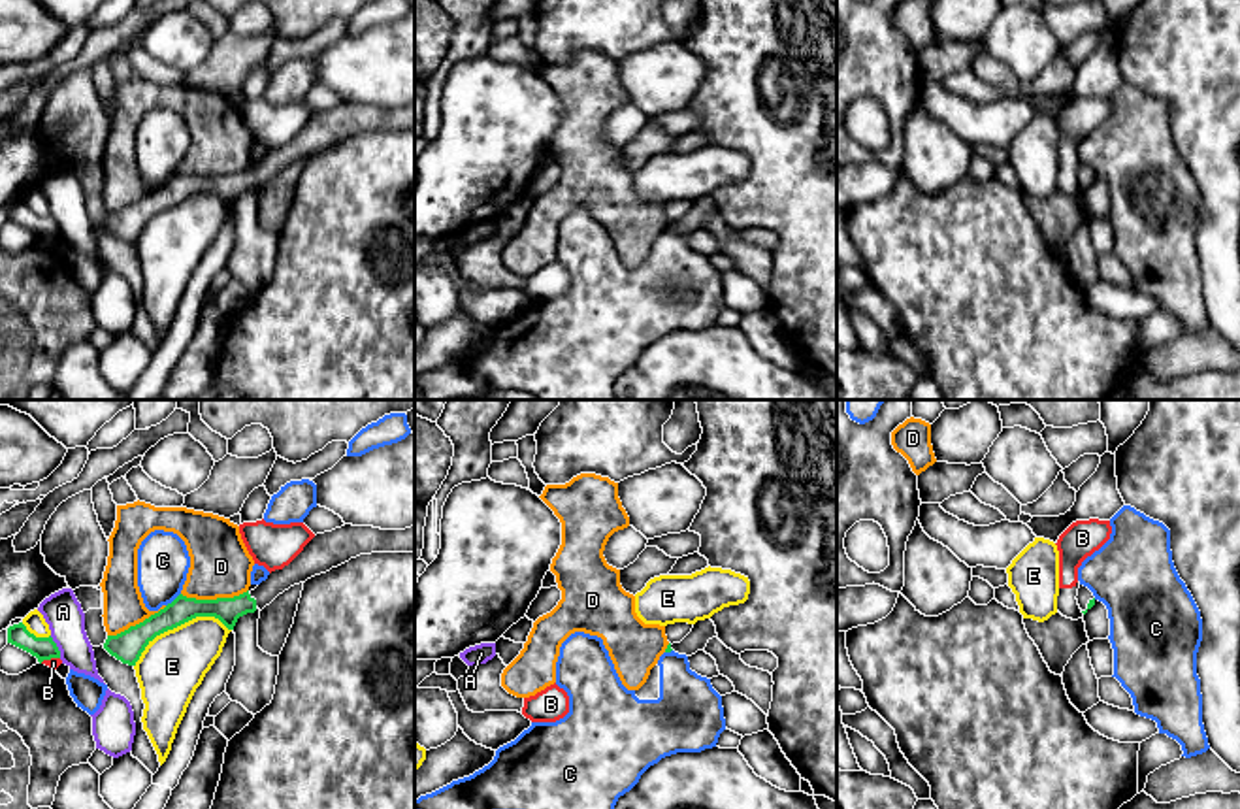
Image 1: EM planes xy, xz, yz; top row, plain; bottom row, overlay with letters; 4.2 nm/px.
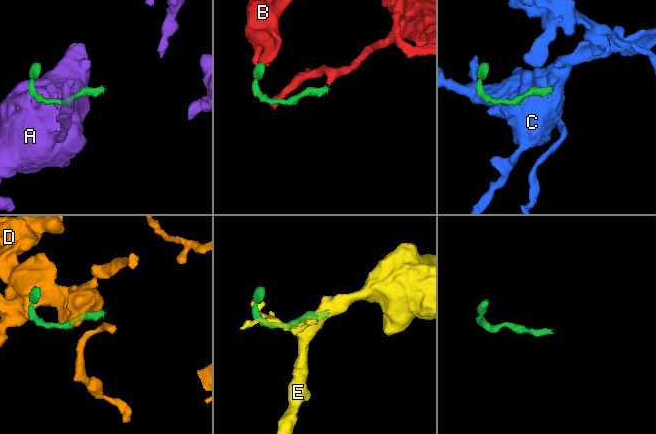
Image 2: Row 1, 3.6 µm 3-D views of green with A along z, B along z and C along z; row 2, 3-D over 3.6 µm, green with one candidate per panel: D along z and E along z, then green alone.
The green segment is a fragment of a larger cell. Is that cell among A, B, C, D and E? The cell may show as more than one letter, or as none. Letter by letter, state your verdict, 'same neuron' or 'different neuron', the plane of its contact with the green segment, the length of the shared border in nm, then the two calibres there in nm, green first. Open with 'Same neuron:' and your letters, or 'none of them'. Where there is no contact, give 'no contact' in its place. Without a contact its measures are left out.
Same neuron: none of them
A: different neuron | xy | 110 nm | 100/160 nm
B: different neuron | xy | 90 nm | 100/50 nm
C: different neuron | xy | 90 nm | 120/220 nm
D: different neuron | xy | 280 nm | 110/260 nm
E: different neuron | xy | 440 nm | 130/280 nm

